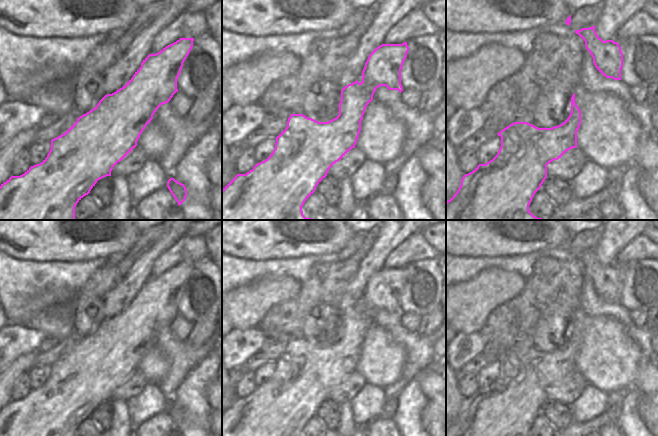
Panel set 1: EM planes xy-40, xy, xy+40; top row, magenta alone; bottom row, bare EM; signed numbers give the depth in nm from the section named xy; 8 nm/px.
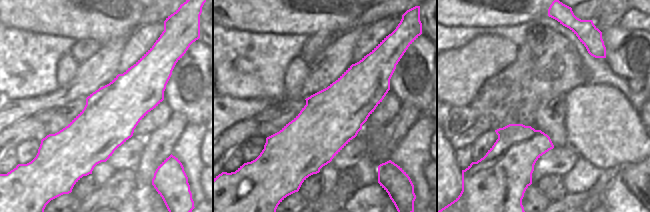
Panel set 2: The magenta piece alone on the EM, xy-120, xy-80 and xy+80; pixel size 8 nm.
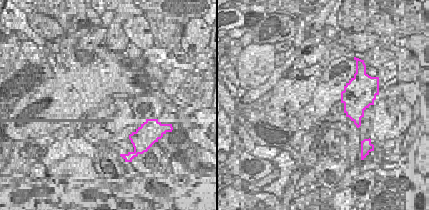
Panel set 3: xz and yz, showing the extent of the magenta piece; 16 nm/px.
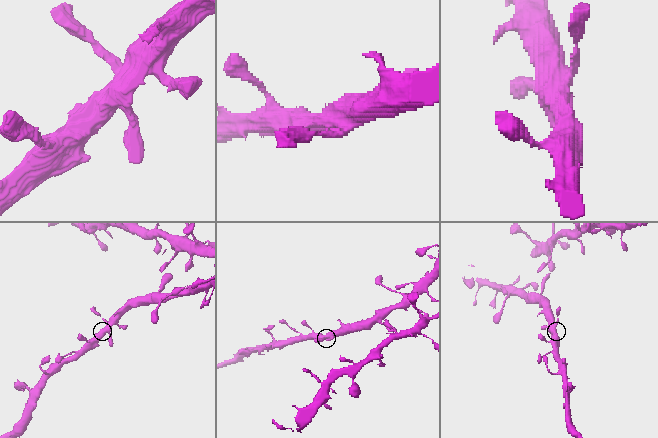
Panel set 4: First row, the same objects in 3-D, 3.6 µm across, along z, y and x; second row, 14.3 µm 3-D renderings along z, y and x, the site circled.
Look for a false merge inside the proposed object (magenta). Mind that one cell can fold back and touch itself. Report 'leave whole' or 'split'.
leave whole

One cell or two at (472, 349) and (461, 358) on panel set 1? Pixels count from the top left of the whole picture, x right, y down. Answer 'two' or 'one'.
one

